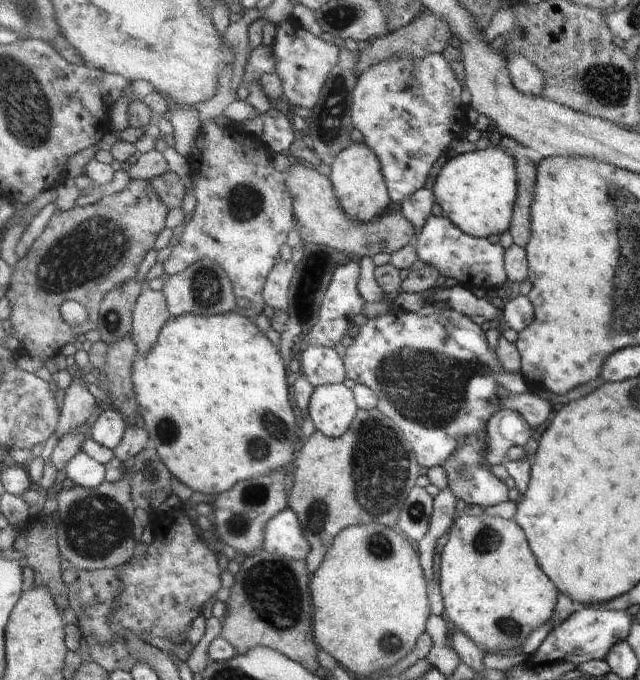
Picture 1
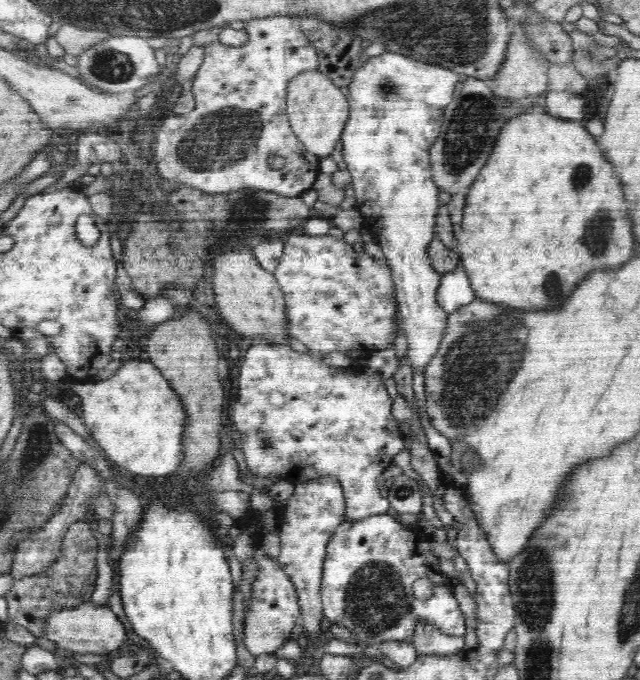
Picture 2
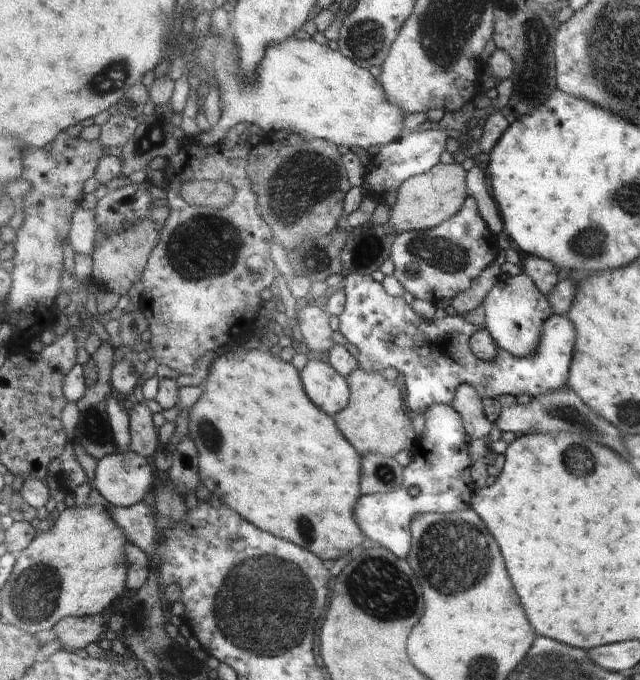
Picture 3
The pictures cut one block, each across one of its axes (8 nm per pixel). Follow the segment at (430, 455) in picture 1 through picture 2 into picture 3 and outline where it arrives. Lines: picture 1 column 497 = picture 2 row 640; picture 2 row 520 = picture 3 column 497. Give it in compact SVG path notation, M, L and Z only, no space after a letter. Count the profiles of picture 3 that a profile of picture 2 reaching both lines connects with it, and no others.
M349 273L344 278L345 305L342 314L339 316L339 330L347 342L354 344L358 348L358 367L379 372L383 369L394 368L402 378L404 378L404 390L407 394L407 402L412 414L425 414L433 406L444 405L453 408L453 402L462 385L470 385L477 390L478 396L484 398L498 398L512 394L517 396L526 392L528 396L538 397L541 394L553 390L560 390L566 386L568 380L568 368L572 368L572 358L574 357L574 340L576 340L576 327L573 321L566 315L551 314L542 325L536 350L524 358L515 357L507 350L497 347L497 359L486 361L479 359L477 355L468 350L468 340L479 328L460 315L446 315L443 318L426 320L414 313L411 305L403 297L392 298L384 292L384 288L374 282L370 276L360 276L360 274Z

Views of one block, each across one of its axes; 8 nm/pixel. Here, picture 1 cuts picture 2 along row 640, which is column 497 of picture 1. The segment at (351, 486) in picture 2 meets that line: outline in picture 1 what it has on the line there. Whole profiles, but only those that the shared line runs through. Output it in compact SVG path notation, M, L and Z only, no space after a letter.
M431 215L413 242L416 243L414 245L418 260L436 268L438 276L457 280L458 286L470 292L473 292L474 289L484 290L486 293L490 290L498 290L507 280L504 269L505 250L499 245L499 242L490 242L490 237L481 238L465 234L446 216Z

